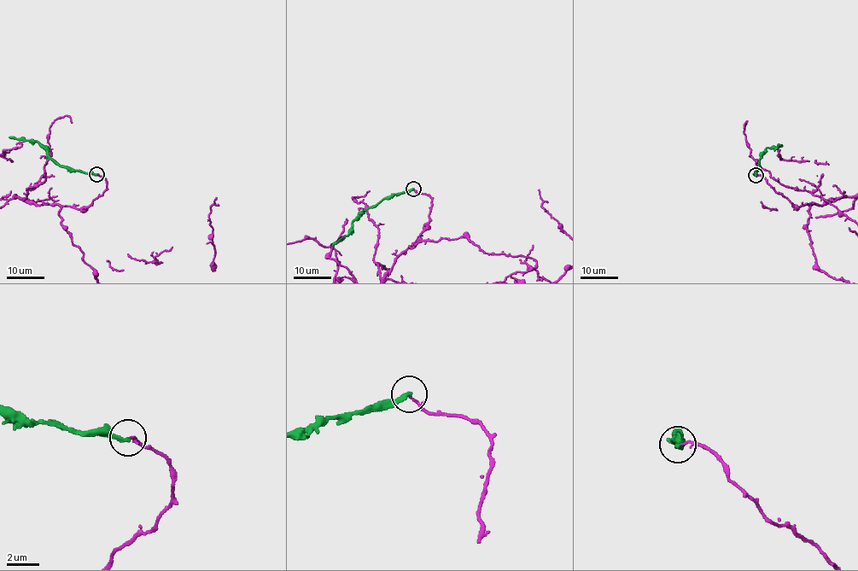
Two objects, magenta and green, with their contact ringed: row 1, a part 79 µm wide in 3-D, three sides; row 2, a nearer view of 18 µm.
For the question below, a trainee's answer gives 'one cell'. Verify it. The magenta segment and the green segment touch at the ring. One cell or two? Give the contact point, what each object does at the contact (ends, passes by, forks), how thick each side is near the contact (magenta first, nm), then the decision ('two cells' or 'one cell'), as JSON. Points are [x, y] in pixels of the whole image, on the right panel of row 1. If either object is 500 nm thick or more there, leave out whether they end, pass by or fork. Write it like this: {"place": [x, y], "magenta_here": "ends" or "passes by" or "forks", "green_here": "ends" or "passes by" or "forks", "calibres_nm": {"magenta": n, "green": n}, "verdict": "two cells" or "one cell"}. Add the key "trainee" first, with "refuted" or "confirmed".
{"trainee": "refuted", "place": [755, 175], "magenta_here": "ends", "green_here": "ends", "calibres_nm": {"magenta": 110, "green": 240}, "verdict": "two cells"}

